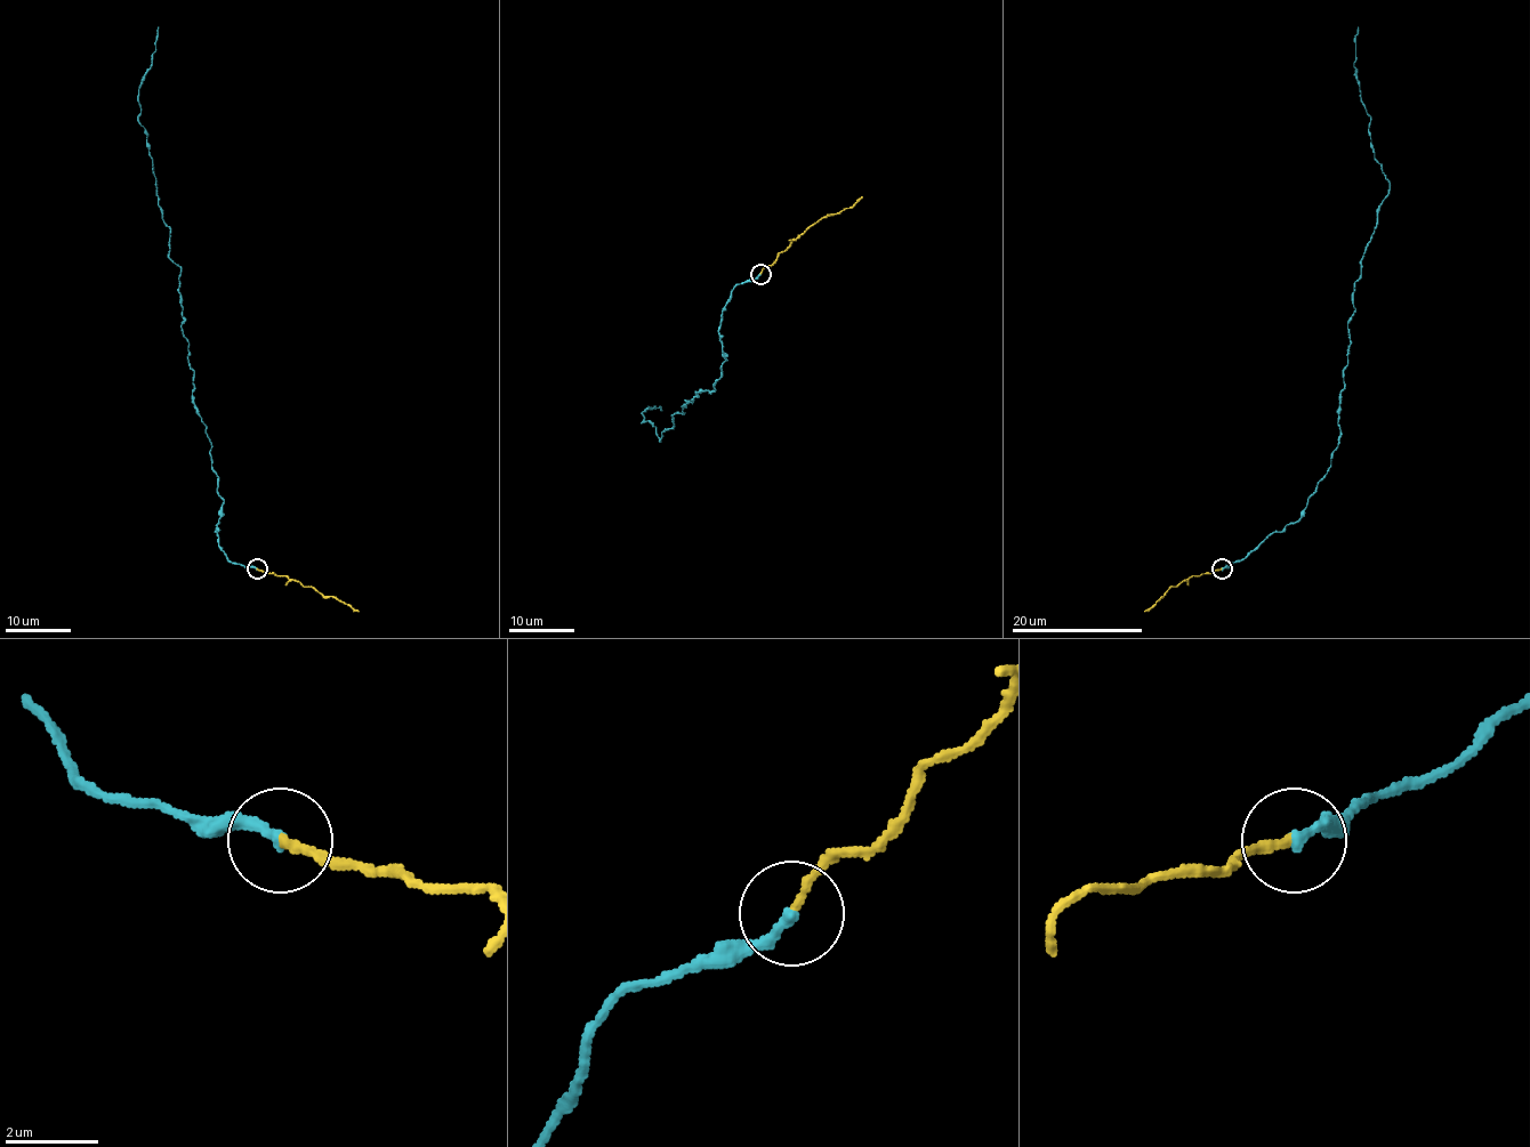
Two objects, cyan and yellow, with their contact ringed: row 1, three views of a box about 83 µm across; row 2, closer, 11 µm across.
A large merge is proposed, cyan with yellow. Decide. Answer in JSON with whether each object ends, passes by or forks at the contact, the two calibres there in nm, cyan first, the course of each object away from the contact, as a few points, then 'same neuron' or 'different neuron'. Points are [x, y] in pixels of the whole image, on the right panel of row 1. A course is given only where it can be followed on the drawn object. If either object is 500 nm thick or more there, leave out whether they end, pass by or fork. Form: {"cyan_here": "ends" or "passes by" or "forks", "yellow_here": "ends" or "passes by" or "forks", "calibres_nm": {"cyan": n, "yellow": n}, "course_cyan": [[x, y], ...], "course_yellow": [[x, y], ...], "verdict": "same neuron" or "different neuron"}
{"cyan_here": "ends", "yellow_here": "ends", "calibres_nm": {"cyan": 280, "yellow": 180}, "course_cyan": [[1222, 568], [1297, 521], [1338, 446], [1354, 283], [1388, 193], [1354, 65], [1358, 26]], "course_yellow": [[1222, 568], [1190, 576], [1172, 587], [1144, 611]], "verdict": "same neuron"}

